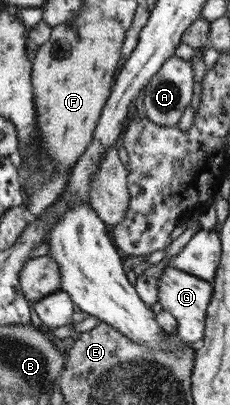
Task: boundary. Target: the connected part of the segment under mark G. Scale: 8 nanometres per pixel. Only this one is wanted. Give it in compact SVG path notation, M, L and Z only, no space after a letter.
M168 265L157 281L157 301L161 309L168 311L176 320L175 334L188 344L202 339L206 308L211 298L212 288L209 282L184 273Z

